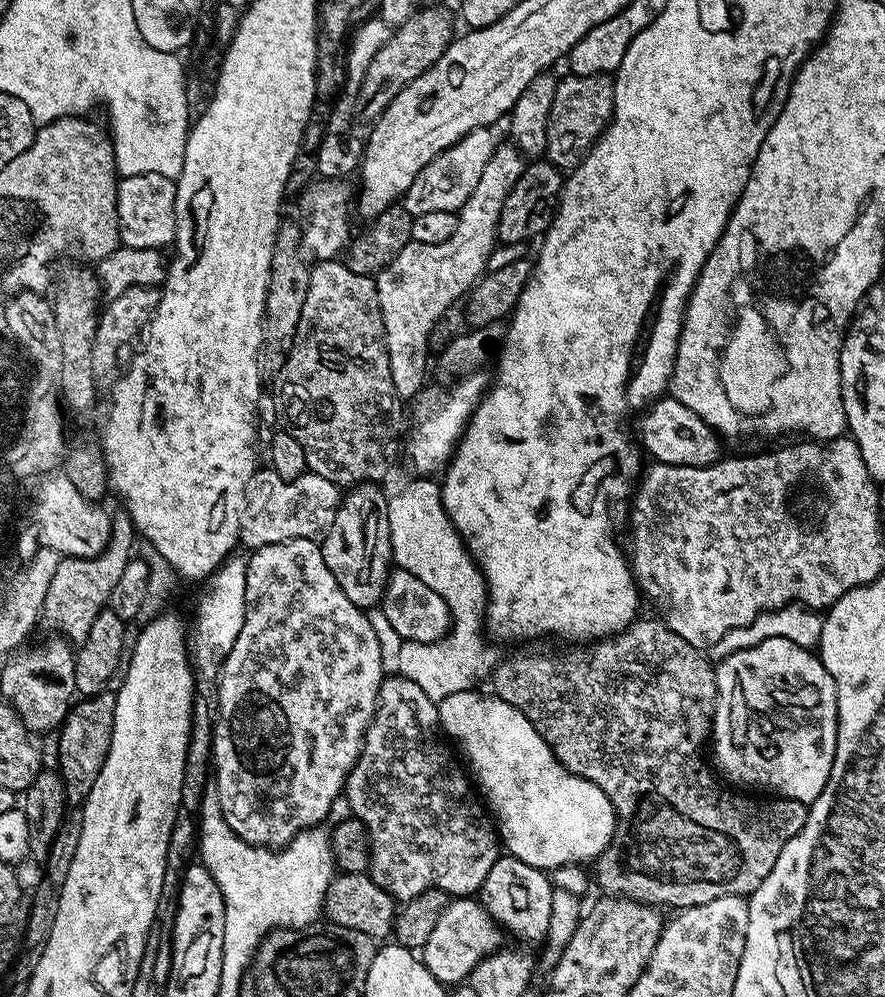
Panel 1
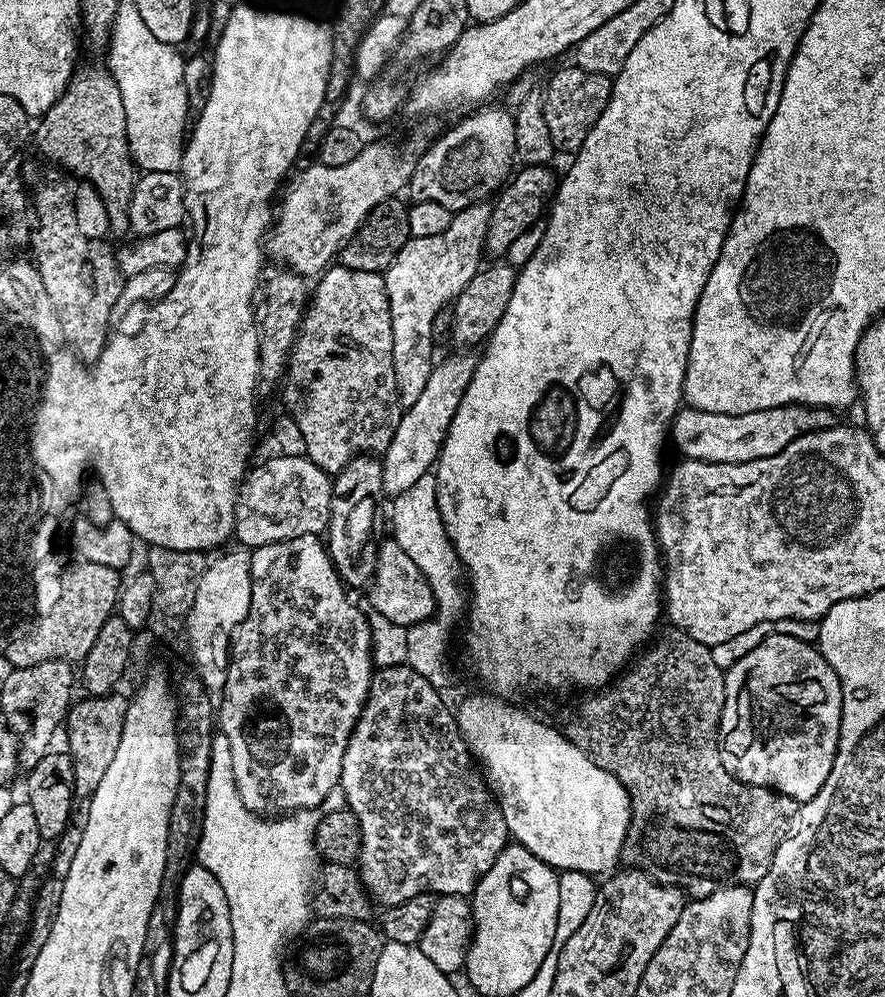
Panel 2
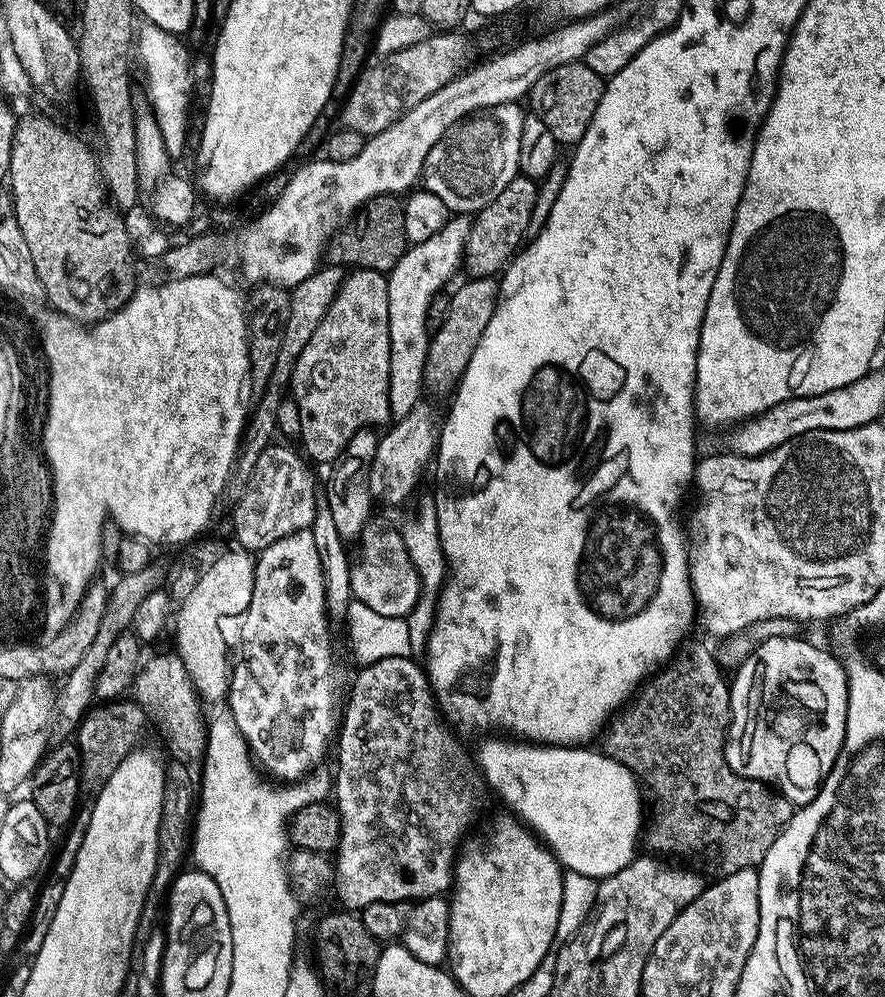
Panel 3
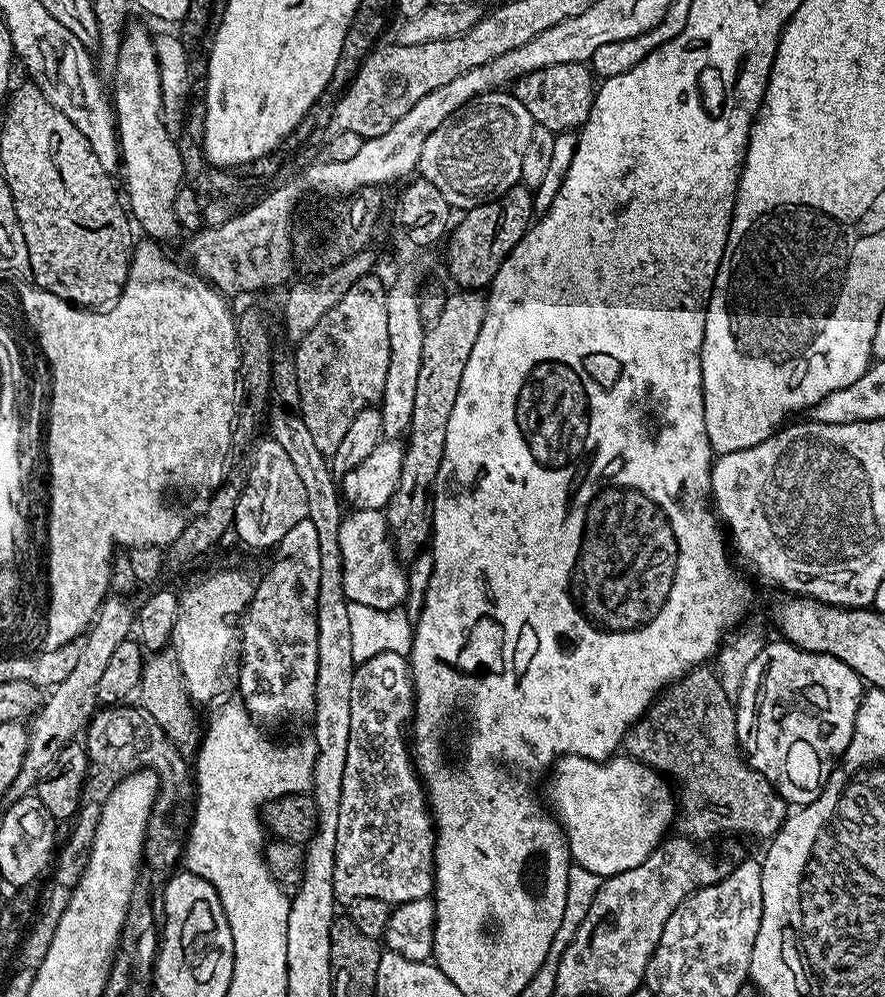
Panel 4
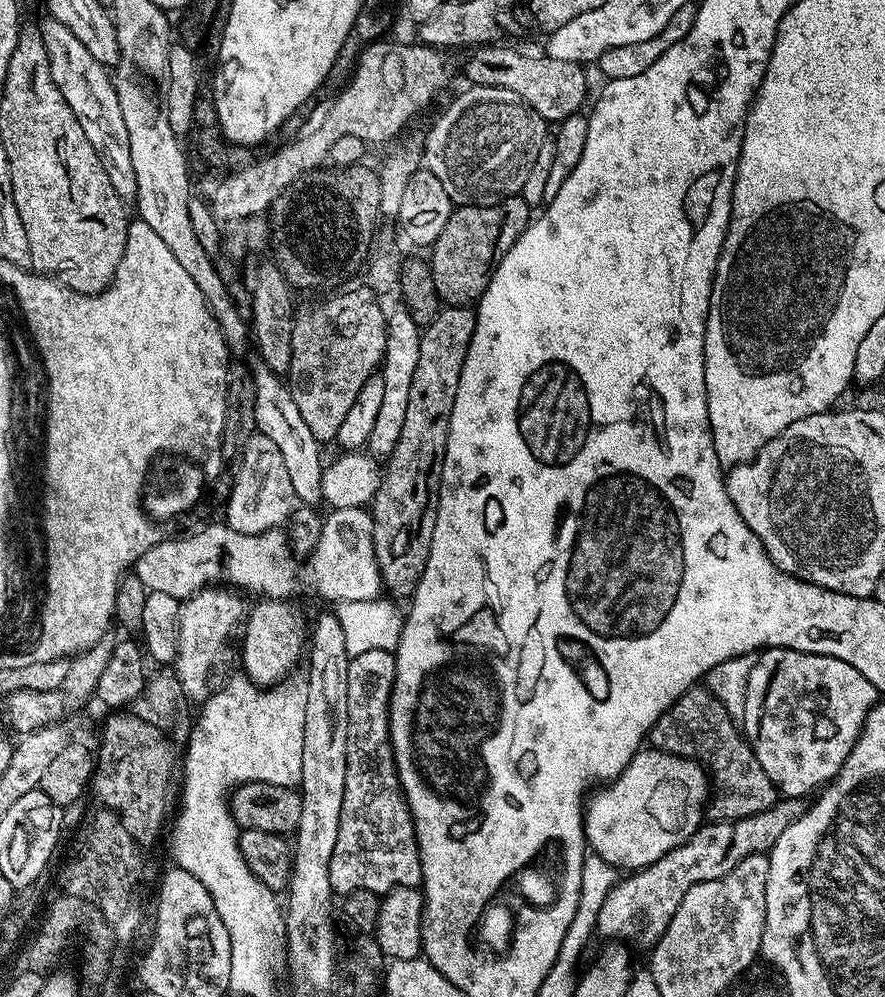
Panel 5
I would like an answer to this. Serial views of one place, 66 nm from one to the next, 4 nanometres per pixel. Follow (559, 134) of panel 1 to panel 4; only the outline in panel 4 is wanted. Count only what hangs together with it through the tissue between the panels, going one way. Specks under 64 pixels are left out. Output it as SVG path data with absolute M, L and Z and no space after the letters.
M587 63L559 64L558 66L546 66L537 72L531 72L528 76L521 76L514 84L514 95L520 99L522 106L530 110L533 121L539 127L551 132L571 132L583 128L592 109L592 103L596 97L598 84L594 79L594 73Z

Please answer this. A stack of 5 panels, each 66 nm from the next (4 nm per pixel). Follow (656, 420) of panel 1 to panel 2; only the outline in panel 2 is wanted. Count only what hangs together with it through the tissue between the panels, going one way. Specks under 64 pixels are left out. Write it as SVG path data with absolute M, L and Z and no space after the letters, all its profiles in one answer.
M803 404L765 406L754 412L737 416L698 410L691 406L681 407L670 425L671 443L676 443L679 454L685 460L701 460L715 464L754 462L758 458L770 458L778 450L786 450L790 442L807 432L818 432L829 427L829 409Z

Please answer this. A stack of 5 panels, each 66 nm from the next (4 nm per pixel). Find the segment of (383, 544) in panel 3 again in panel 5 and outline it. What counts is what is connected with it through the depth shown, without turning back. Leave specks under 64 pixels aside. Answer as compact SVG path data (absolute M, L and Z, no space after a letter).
M367 507L331 509L323 517L320 537L308 560L308 580L324 600L362 602L381 595L384 583L374 554L374 522Z

